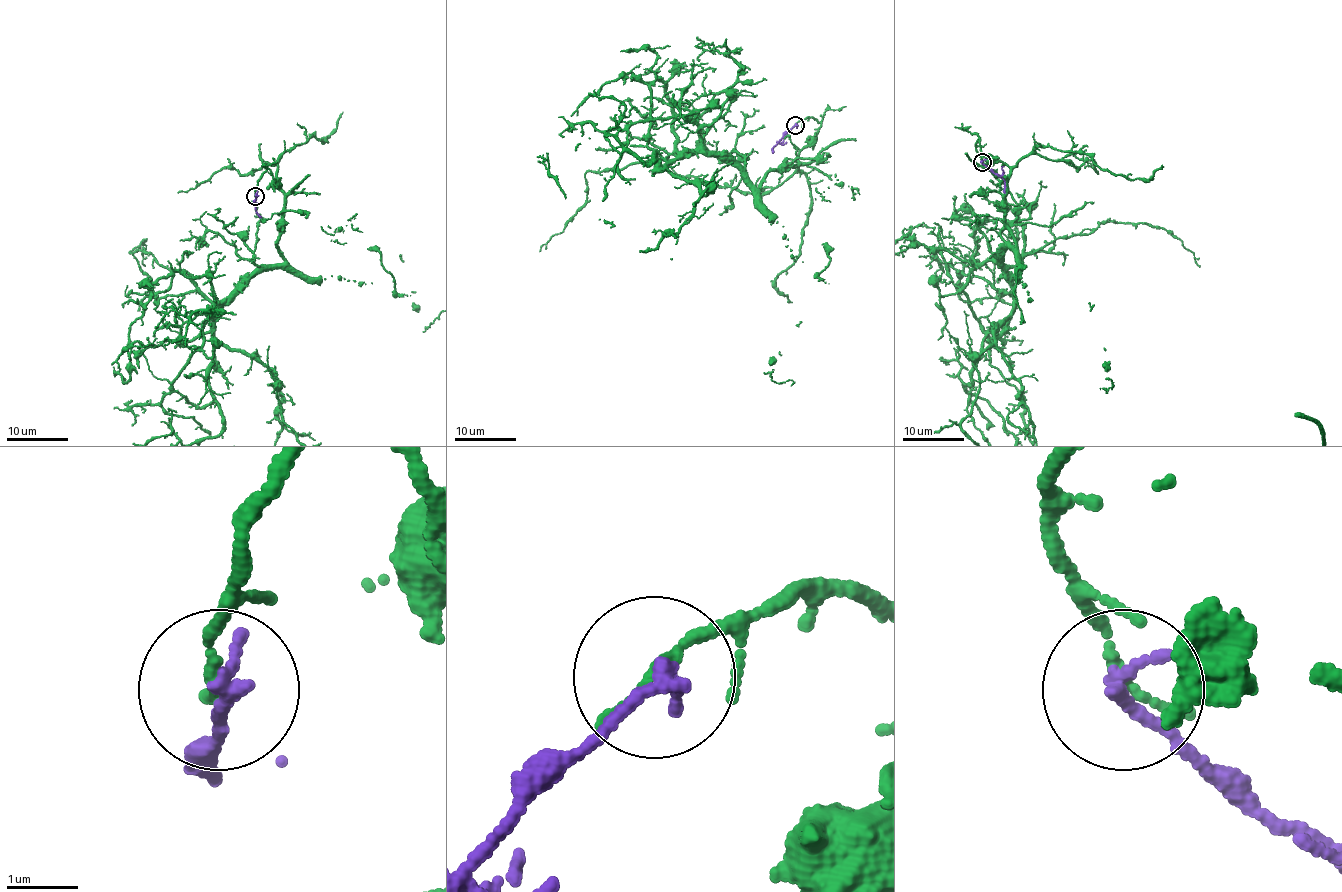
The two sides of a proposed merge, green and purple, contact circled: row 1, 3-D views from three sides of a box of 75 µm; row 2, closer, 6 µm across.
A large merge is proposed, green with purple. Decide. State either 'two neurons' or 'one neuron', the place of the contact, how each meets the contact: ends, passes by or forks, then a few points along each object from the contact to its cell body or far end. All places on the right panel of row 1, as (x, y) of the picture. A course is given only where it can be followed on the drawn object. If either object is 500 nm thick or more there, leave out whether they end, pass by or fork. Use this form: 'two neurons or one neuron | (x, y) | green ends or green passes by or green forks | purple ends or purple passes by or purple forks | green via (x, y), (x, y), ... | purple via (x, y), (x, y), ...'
two neurons | (982, 162) | green ends | purple ends | green via (982, 161), (979, 140), (1010, 171), (1023, 320), (1102, 364), (1106, 390), (1305, 415) | purple via (982, 162), (1004, 180), (1004, 193)

